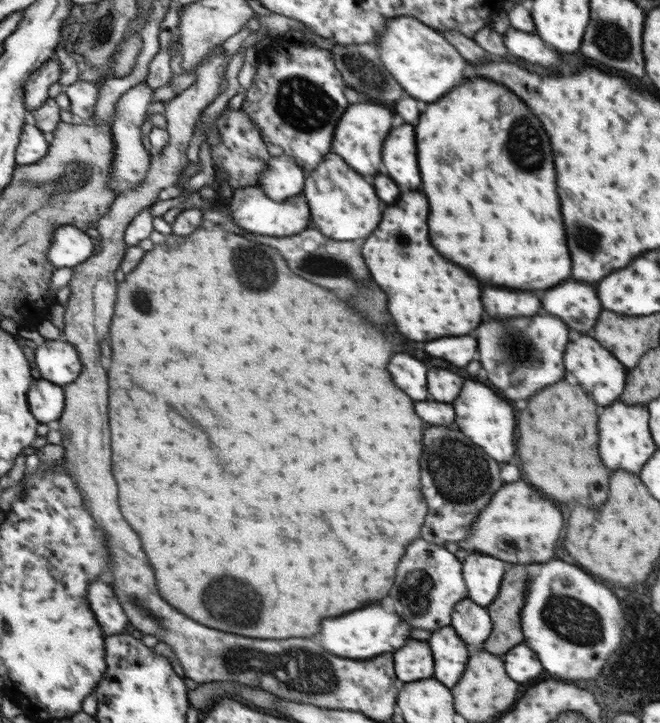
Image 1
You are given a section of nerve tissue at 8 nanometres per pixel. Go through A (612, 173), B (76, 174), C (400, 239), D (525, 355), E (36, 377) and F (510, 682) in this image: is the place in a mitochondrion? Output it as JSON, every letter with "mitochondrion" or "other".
{"A":"other","B":"mitochondrion","C":"mitochondrion","D":"mitochondrion","E":"other","F":"other"}

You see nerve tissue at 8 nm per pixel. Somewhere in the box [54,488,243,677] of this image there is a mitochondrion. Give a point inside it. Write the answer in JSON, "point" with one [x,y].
{"point":[152,617]}

